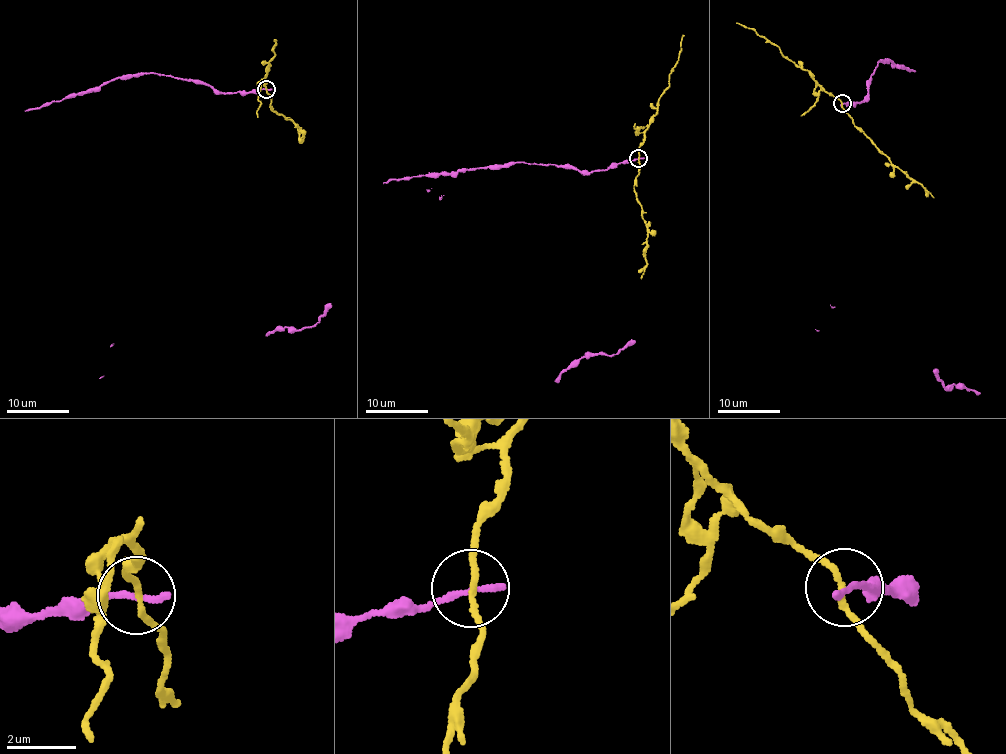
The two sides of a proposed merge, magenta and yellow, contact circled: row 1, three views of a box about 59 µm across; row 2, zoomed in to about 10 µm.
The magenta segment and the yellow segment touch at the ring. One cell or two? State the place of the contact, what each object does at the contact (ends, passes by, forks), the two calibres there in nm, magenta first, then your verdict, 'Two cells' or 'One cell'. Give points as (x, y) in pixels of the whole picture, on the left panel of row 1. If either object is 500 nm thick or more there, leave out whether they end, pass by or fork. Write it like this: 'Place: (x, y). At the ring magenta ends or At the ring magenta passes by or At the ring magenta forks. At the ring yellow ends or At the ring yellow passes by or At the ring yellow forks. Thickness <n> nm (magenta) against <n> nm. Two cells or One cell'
Place: (266, 89). At the ring magenta ends. At the ring yellow passes by. Thickness 240 nm (magenta) against 150 nm. Two cells

